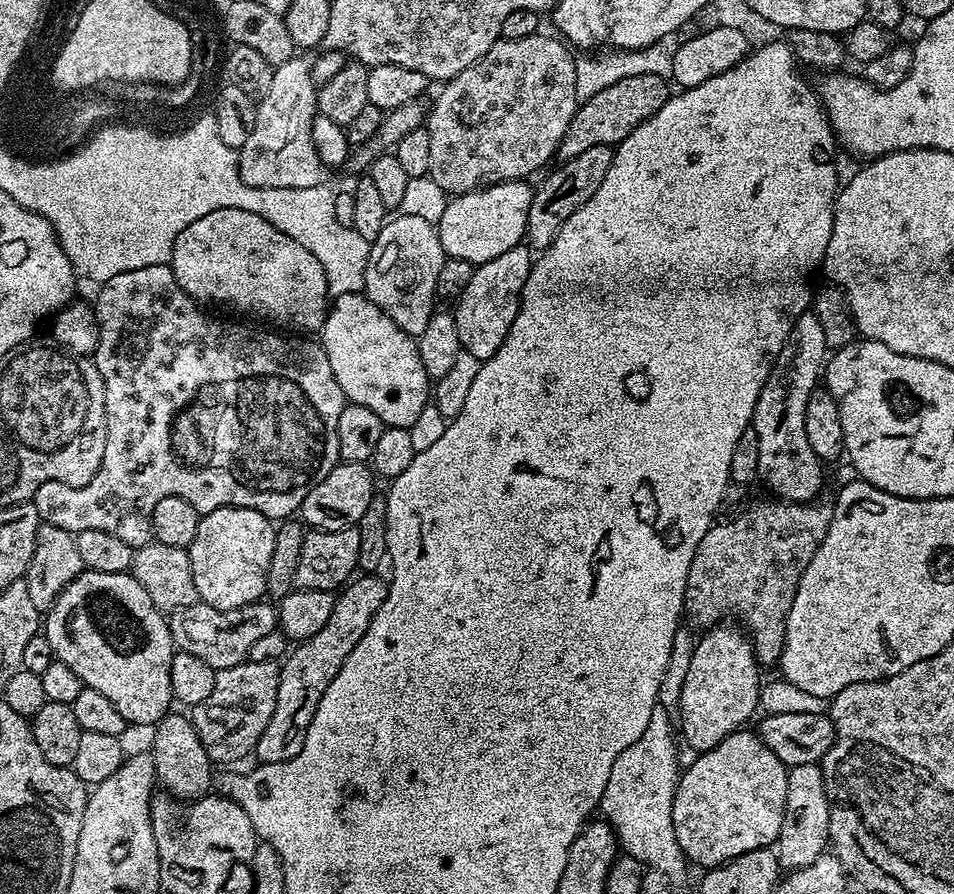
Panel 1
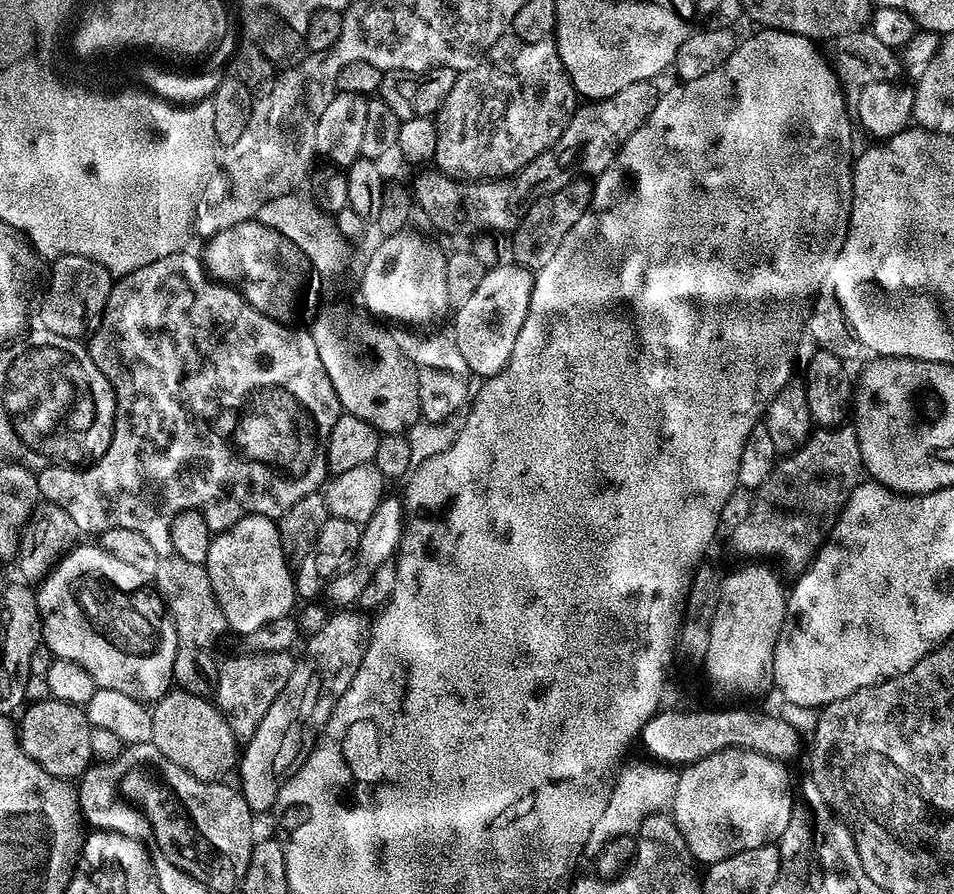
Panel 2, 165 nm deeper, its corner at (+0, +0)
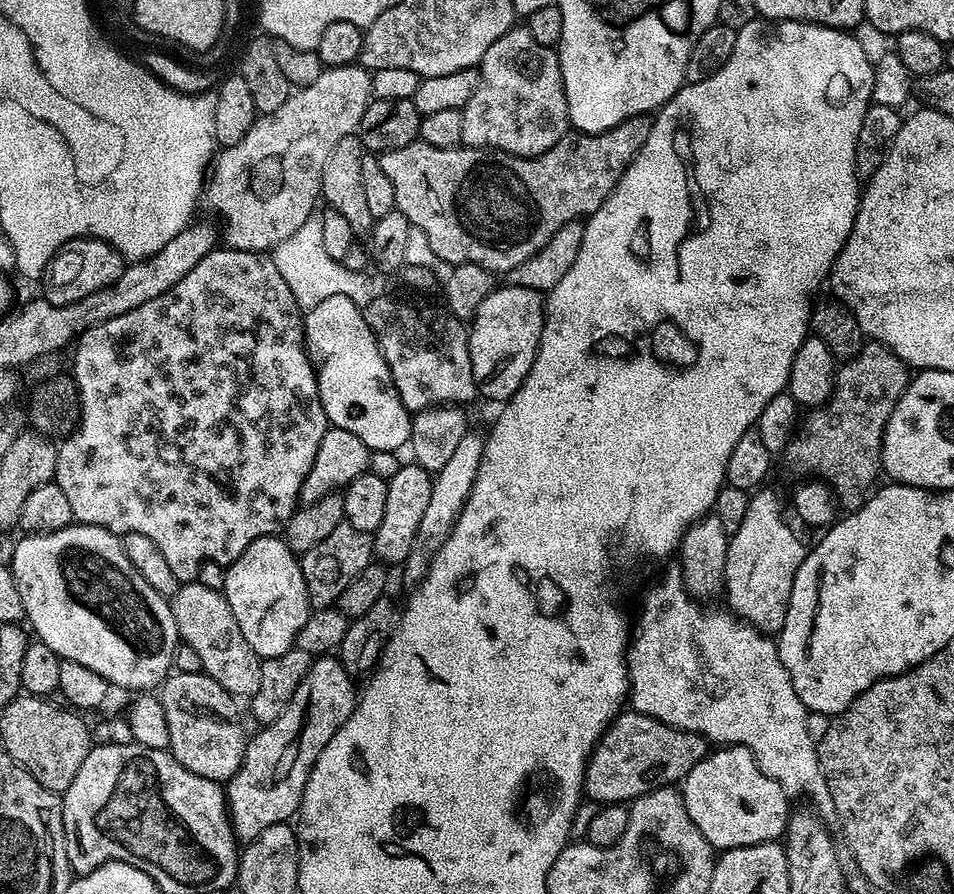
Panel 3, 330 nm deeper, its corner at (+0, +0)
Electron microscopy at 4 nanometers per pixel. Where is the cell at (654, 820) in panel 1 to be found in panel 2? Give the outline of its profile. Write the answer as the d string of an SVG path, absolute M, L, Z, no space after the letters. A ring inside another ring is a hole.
M638 762L630 765L629 768L623 767L619 771L612 787L610 802L606 804L601 818L594 822L594 827L584 847L584 856L587 859L595 859L598 851L602 850L602 846L611 837L635 835L645 818L656 812L665 811L671 805L674 790L677 789L679 773L671 767L652 764Z

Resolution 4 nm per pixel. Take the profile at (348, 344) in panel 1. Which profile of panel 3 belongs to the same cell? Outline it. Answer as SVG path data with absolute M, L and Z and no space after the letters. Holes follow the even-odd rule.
M345 296L326 298L326 302L318 302L318 306L307 309L302 323L304 346L308 353L308 361L316 372L318 394L328 416L329 425L350 430L350 434L358 434L358 438L362 438L362 442L372 452L396 452L403 444L405 447L412 438L412 416L400 400L390 370L386 366L386 358L370 326L364 321L361 305Z

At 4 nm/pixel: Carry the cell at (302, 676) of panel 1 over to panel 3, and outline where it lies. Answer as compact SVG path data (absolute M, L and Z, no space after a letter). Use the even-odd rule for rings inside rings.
M317 655L282 714L247 741L244 761L226 784L228 814L237 841L258 838L266 826L291 821L299 813L304 787L318 754L356 709L358 688L356 692L352 684L353 677L335 655Z

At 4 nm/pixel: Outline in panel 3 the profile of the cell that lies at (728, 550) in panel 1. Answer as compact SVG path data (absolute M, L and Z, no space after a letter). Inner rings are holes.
M865 343L854 359L845 360L837 367L836 384L827 404L811 413L809 424L799 425L786 449L789 466L809 472L809 477L819 478L829 485L841 509L859 508L873 491L876 475L881 475L884 427L896 399L908 389L909 379L909 365L898 359L885 344Z

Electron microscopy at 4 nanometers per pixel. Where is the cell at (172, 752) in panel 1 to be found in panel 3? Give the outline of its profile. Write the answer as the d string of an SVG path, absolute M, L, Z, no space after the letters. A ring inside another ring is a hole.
M203 670L173 671L159 685L162 710L166 710L166 730L170 730L167 751L186 770L207 780L227 782L244 761L246 735L236 713L237 701Z

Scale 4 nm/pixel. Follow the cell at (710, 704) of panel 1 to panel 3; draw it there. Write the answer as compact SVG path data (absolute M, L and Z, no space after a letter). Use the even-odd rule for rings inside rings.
M816 478L807 482L809 484L798 485L788 501L769 486L761 487L748 501L742 526L731 533L728 541L722 589L723 595L728 595L727 607L765 634L776 634L783 628L794 578L802 562L806 562L812 553L814 538L819 537L838 516L831 487Z

